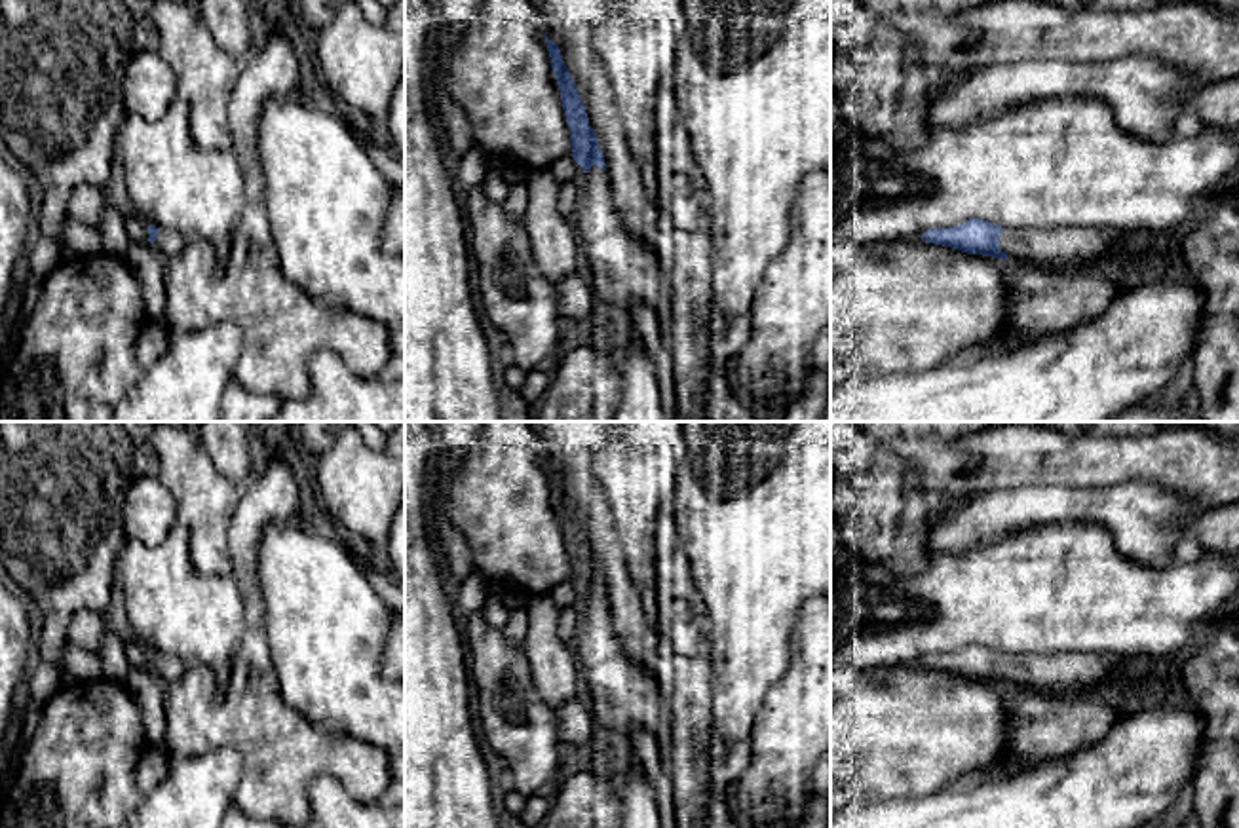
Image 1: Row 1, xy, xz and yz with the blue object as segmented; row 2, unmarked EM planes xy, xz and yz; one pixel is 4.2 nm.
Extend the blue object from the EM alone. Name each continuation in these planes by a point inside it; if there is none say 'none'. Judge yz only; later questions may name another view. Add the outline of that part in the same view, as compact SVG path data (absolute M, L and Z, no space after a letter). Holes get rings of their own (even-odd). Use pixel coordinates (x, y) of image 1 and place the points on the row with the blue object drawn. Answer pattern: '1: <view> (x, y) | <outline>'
1: yz (1061, 249) | M1003 228L1000 251L1007 260L1057 273L1112 270L1129 239L1117 228Z

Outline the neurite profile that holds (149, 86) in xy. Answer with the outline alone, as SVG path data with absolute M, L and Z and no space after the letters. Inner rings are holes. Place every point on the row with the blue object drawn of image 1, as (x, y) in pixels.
M156 51L133 53L120 87L125 112L148 122L160 120L179 93L175 72Z

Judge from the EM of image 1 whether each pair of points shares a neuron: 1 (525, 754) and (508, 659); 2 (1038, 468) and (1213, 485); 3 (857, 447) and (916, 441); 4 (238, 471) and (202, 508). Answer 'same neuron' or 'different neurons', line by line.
1: same neuron
2: same neuron
3: same neuron
4: different neurons

